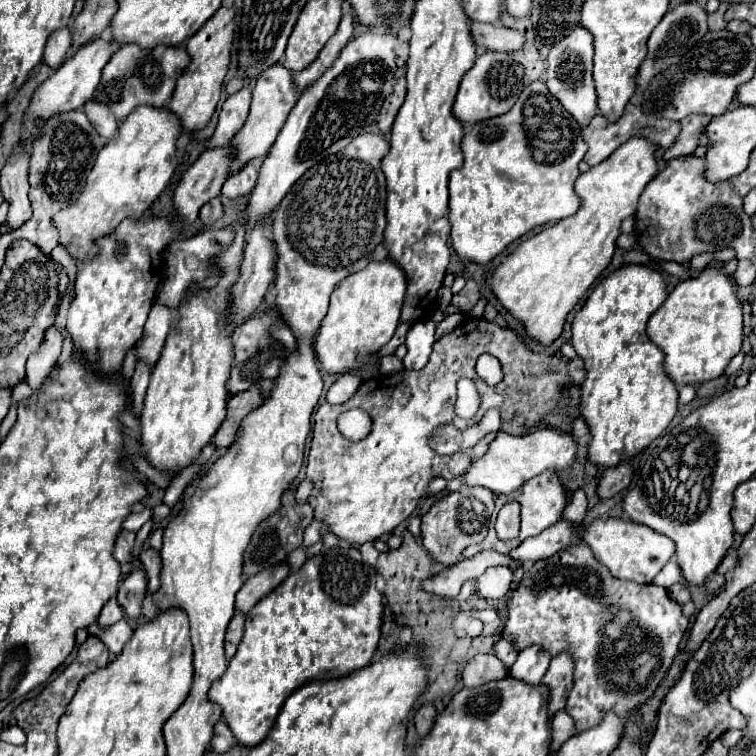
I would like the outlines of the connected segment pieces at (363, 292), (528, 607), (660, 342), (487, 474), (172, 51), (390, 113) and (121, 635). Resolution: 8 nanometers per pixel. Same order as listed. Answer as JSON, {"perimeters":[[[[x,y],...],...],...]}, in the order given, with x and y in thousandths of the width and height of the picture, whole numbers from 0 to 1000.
{"perimeters":[[[[515,343],[488,348],[475,361],[462,364],[456,372],[451,372],[438,388],[435,411],[425,427],[417,451],[422,483],[438,496],[454,496],[462,493],[464,488],[475,488],[520,446],[528,430],[528,414],[536,385],[538,385],[536,364]]],[[[776,718],[753,721],[726,739],[716,739],[694,758],[671,795],[671,821],[665,827],[665,843],[679,848],[687,861],[702,853],[713,853],[724,866],[737,869],[739,864],[753,864],[758,869],[758,909],[750,922],[747,940],[761,954],[758,972],[790,962],[800,940],[816,940],[832,954],[832,940],[848,935],[864,914],[880,898],[880,888],[890,880],[890,872],[901,861],[901,848],[911,832],[911,816],[903,813],[903,803],[890,795],[880,776],[864,771],[848,774],[837,769],[824,769],[811,763],[800,747],[795,747]]],[[[940,345],[938,356],[925,366],[901,372],[858,422],[856,443],[877,464],[880,493],[893,509],[925,509],[948,501],[956,496],[964,478],[980,464],[980,401],[972,377],[951,353],[951,345]]],[[[716,567],[689,578],[660,573],[657,581],[647,589],[644,599],[634,607],[626,607],[618,623],[612,626],[618,644],[644,644],[652,652],[676,652],[687,647],[694,636],[705,634],[718,623],[750,620],[758,615],[763,602],[763,586],[758,575],[739,573],[734,567]]],[[[163,60],[147,81],[136,89],[134,110],[126,120],[126,131],[131,136],[139,136],[157,160],[163,160],[179,142],[197,139],[197,142],[218,142],[231,120],[234,102],[247,91],[253,83],[253,75],[245,67],[245,60],[237,62],[221,62],[210,60],[200,67],[187,65],[184,60]]],[[[530,102],[520,112],[520,123],[507,134],[507,142],[504,142],[504,149],[501,149],[501,171],[504,171],[504,176],[512,179],[517,173],[522,152],[528,149],[528,144],[533,139],[536,123],[538,123],[538,110],[536,110],[536,102]]],[[[160,819],[160,821],[155,821],[152,827],[147,827],[147,829],[142,829],[142,832],[134,832],[128,824],[123,824],[123,827],[118,829],[118,837],[120,837],[120,840],[128,840],[128,843],[142,853],[144,864],[147,864],[149,872],[152,872],[152,869],[163,861],[165,851],[173,845],[176,832],[171,829],[171,824],[168,824],[165,819]]]]}

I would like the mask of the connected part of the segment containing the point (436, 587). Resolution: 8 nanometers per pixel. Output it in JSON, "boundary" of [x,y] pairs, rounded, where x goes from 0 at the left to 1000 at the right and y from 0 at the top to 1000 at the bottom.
{"boundary":[[[636,729],[628,737],[612,739],[586,755],[581,755],[578,761],[567,763],[562,769],[562,774],[557,774],[557,779],[562,779],[565,784],[575,784],[581,790],[597,792],[607,784],[607,779],[615,769],[634,763],[649,747],[676,747],[676,739],[657,729]]]}

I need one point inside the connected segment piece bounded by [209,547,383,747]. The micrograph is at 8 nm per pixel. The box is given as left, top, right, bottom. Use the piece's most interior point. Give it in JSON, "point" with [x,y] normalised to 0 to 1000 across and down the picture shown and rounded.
{"point":[434,829]}

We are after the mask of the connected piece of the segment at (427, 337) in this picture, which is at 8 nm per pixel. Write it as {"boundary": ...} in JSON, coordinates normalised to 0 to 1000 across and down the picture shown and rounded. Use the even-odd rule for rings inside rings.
{"boundary":[[[562,422],[554,425],[552,430],[546,430],[538,440],[538,470],[533,475],[536,488],[560,488],[565,483],[565,475],[570,470],[570,459],[575,454],[575,425],[573,422]]]}

